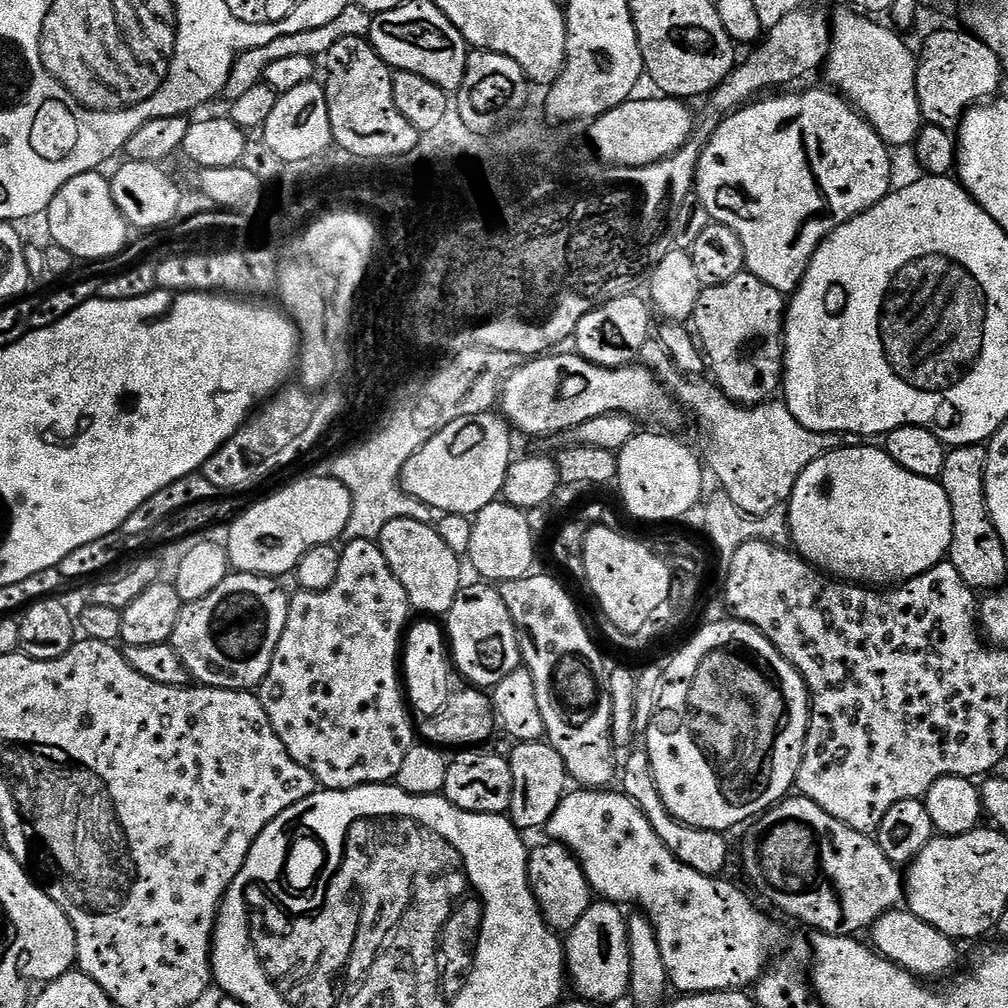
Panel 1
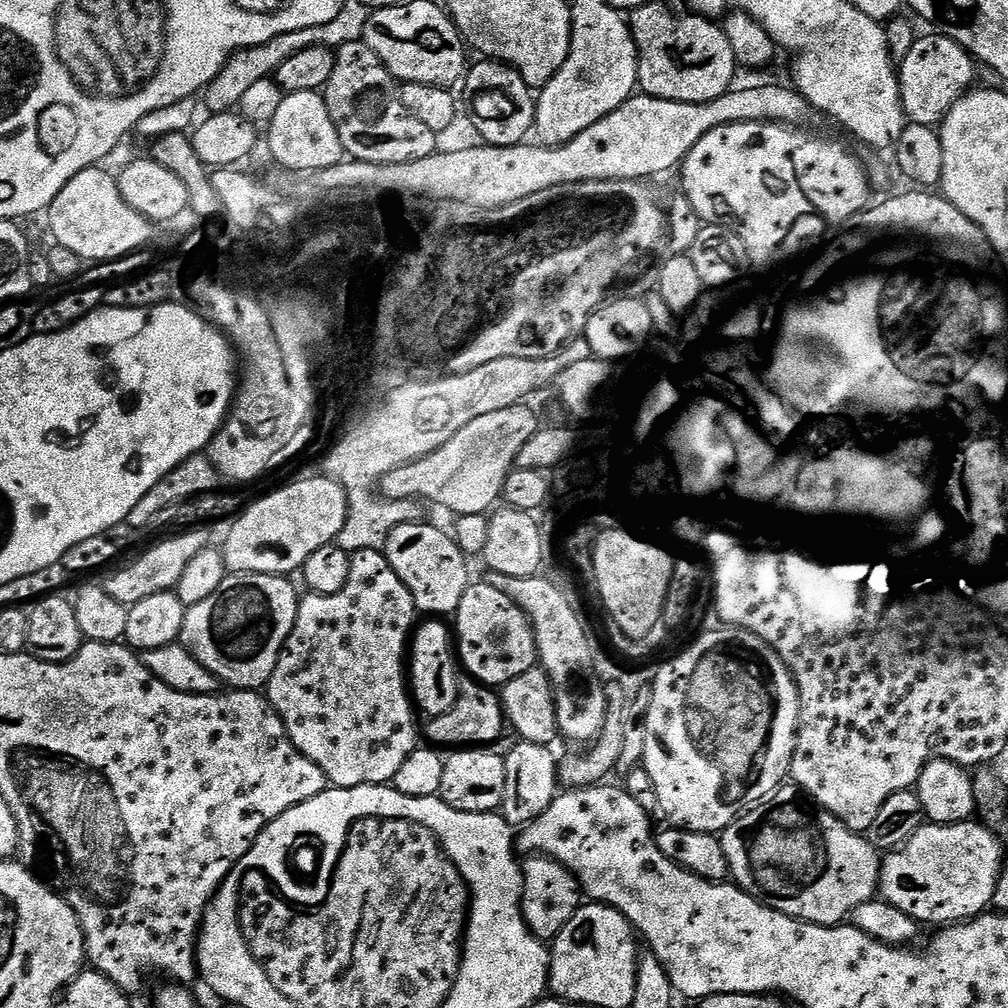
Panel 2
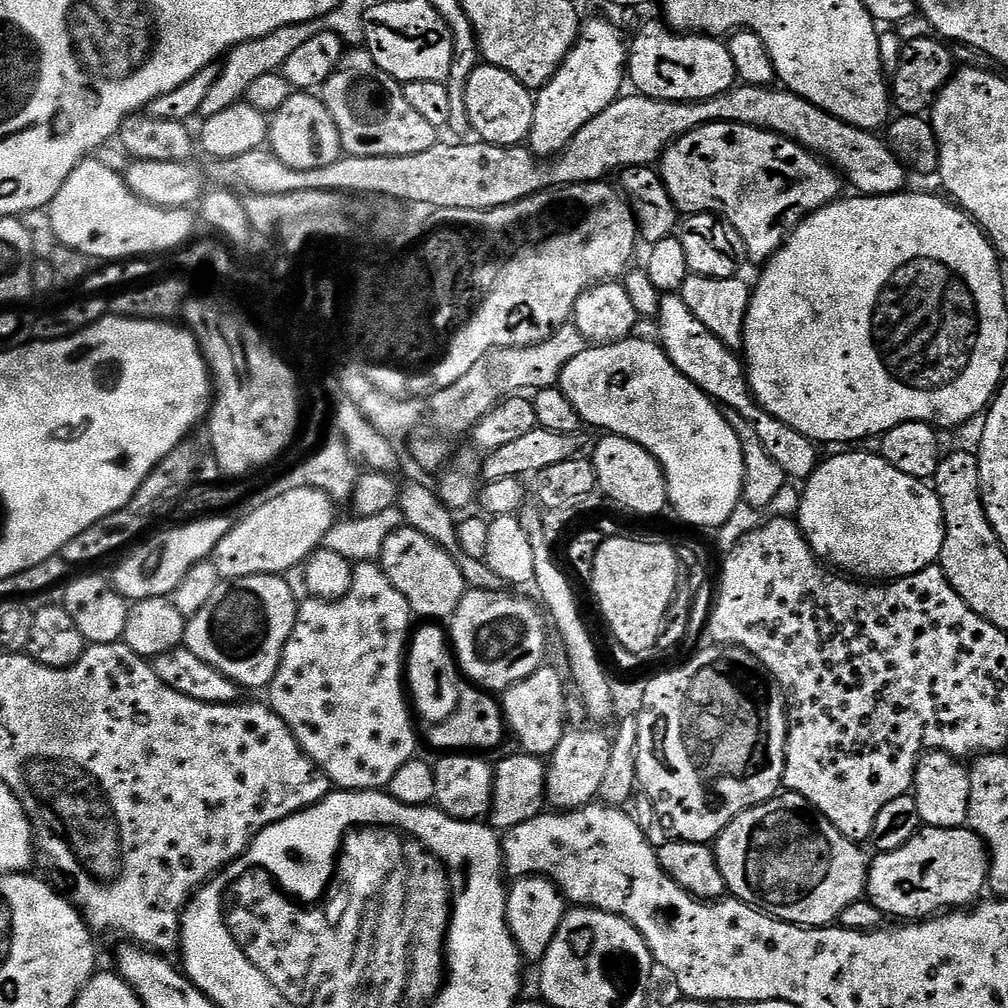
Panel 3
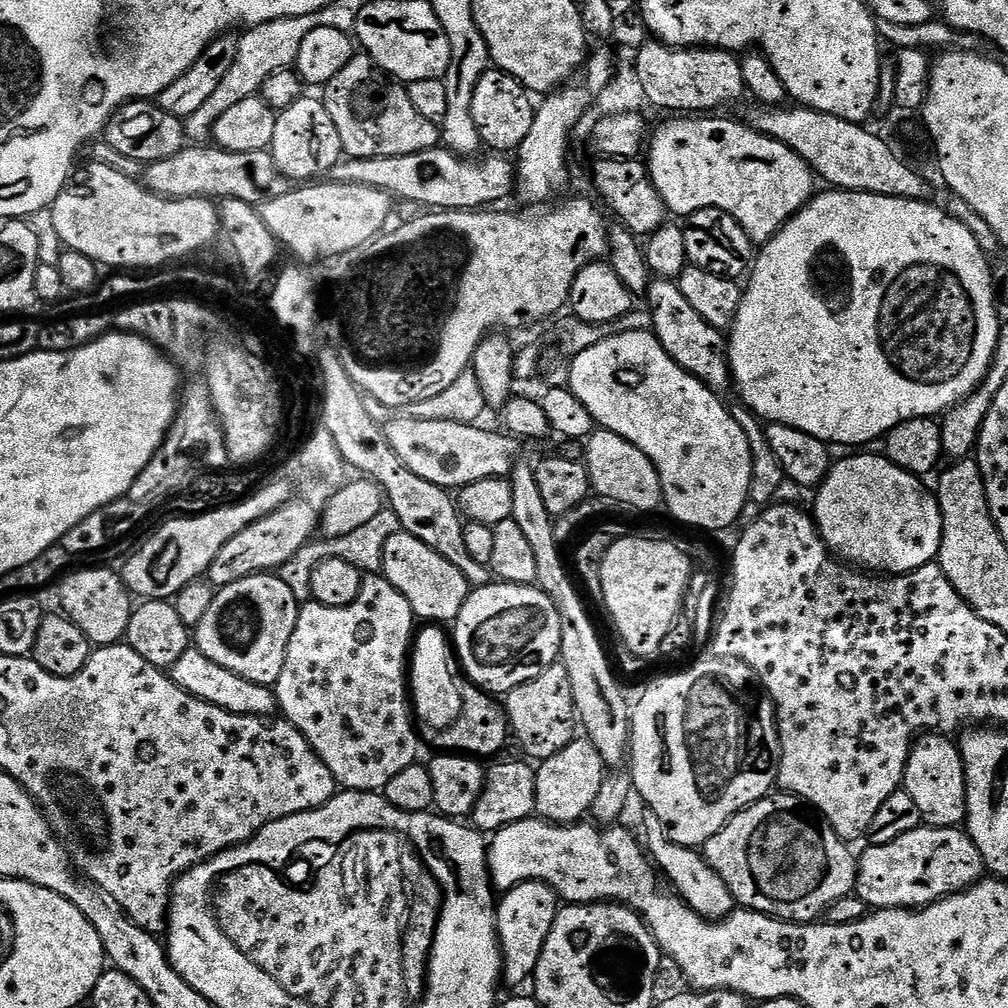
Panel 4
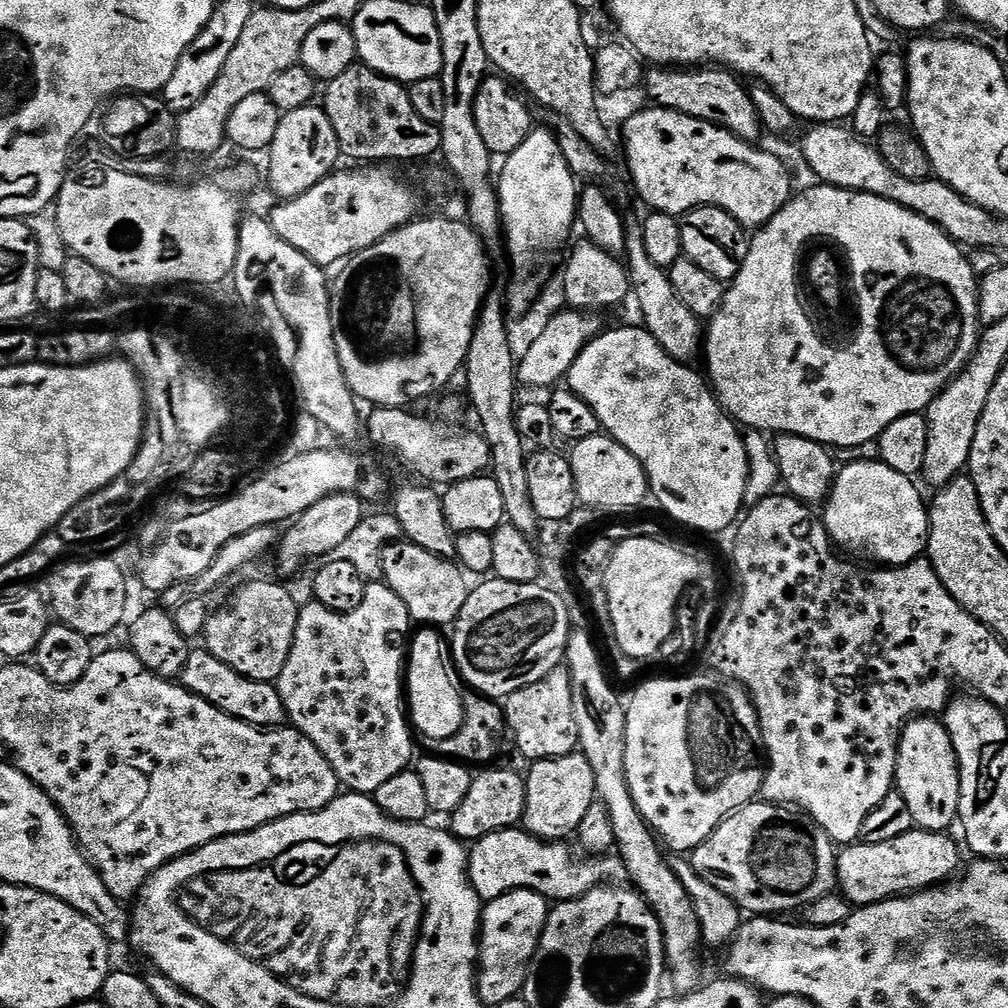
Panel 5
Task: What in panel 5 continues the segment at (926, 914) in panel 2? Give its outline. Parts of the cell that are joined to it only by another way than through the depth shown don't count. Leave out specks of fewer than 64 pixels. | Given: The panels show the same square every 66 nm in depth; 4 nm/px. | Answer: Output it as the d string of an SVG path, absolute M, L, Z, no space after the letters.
M913 830L890 842L857 842L839 849L836 857L836 882L839 891L853 906L877 904L896 896L907 896L935 888L961 871L960 848L943 832Z

